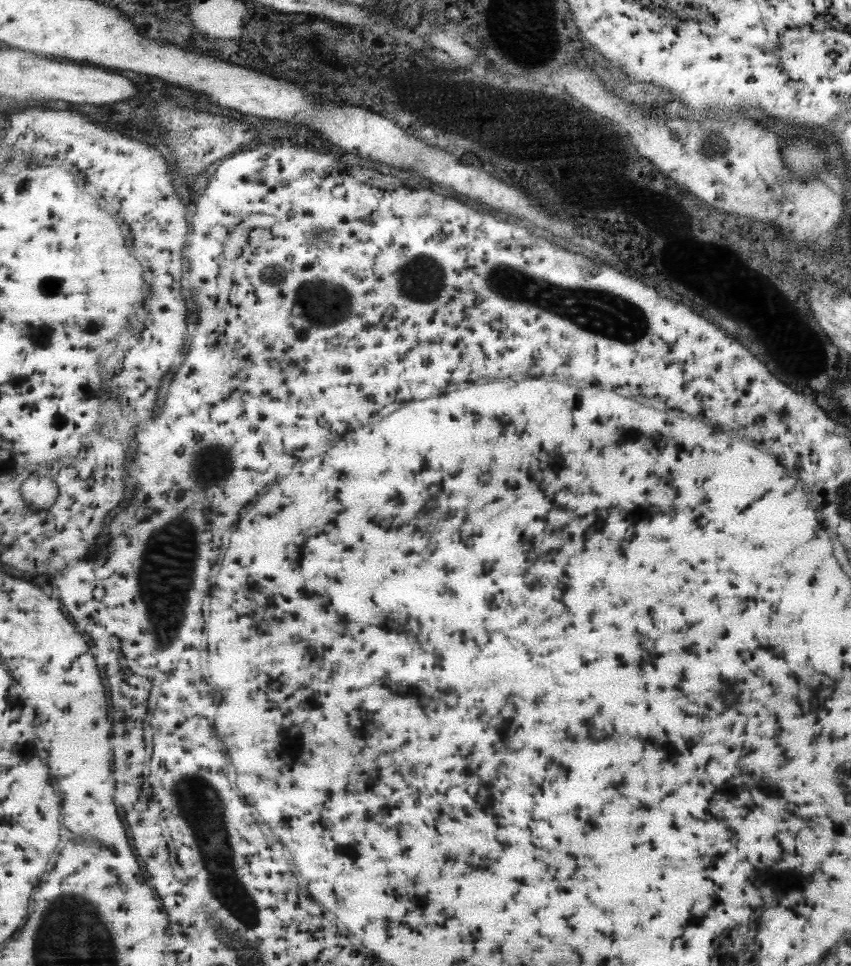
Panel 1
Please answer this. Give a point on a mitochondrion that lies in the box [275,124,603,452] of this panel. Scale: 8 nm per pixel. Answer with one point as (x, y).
(411, 281)

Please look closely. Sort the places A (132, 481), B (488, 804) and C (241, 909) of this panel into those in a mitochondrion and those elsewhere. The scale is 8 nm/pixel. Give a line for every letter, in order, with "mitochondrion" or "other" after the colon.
A: other
B: other
C: mitochondrion

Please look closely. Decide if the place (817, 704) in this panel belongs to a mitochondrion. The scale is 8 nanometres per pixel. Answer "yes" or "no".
no

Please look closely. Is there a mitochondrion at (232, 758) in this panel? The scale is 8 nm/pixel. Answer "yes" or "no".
no

